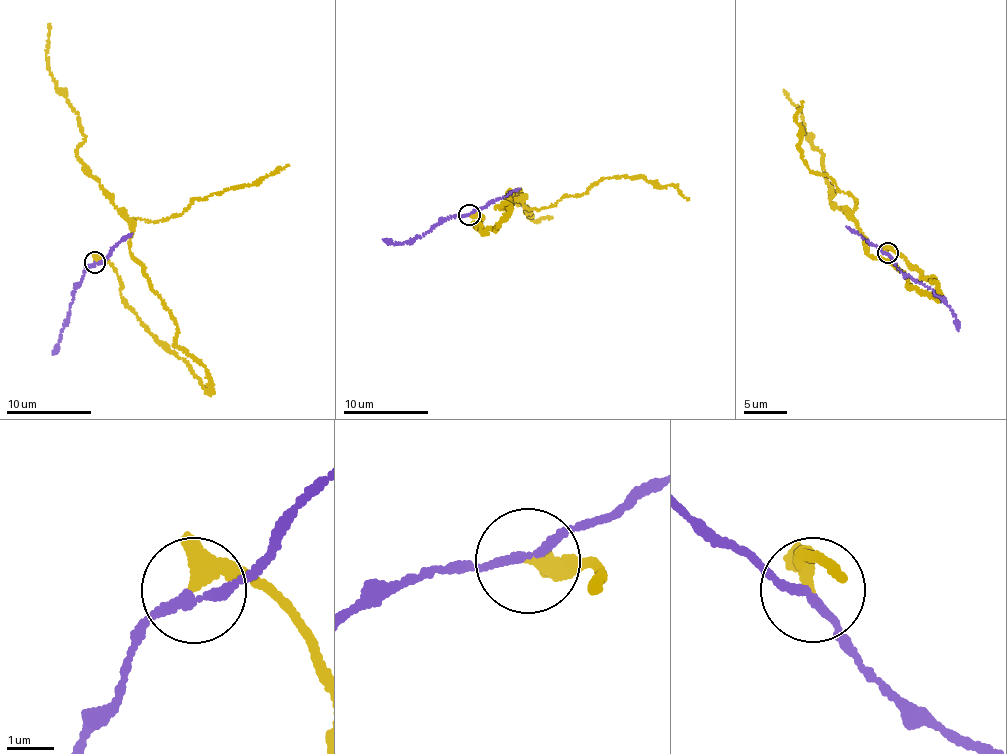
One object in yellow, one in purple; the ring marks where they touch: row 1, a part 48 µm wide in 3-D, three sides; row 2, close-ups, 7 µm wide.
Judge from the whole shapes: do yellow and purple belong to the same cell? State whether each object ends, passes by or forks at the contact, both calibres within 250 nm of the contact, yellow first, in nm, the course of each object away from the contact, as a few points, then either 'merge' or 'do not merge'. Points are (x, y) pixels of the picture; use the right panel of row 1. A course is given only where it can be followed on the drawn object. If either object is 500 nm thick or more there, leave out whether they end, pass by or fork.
yellow ends; purple passes by; calibres 440 and 170 nm; course yellow (887, 253), (941, 295), (924, 295), (867, 253), (853, 216), (829, 200), (822, 151), (783, 89); course purple (887, 253), (891, 260), (952, 309), (958, 331); do not merge

